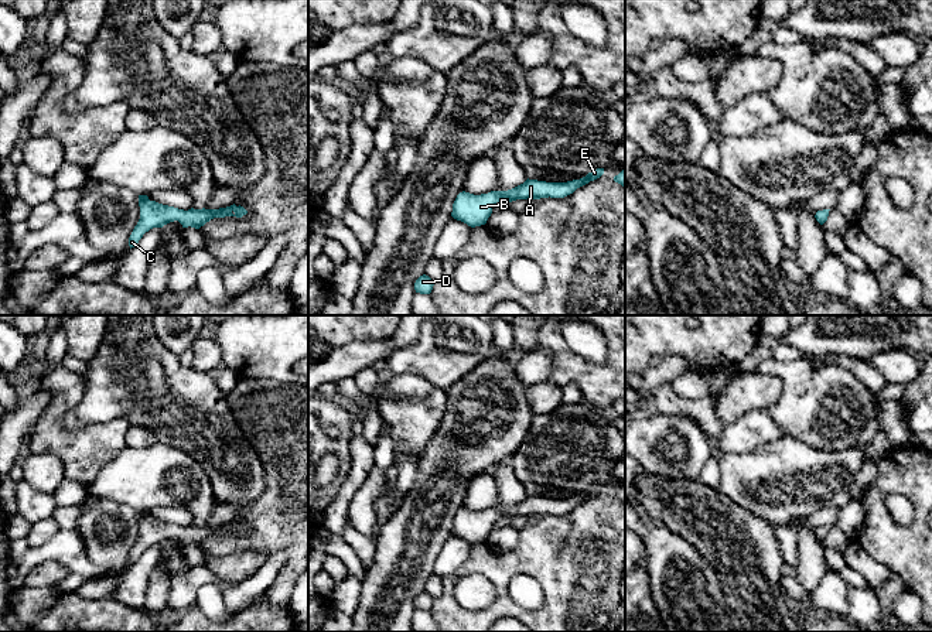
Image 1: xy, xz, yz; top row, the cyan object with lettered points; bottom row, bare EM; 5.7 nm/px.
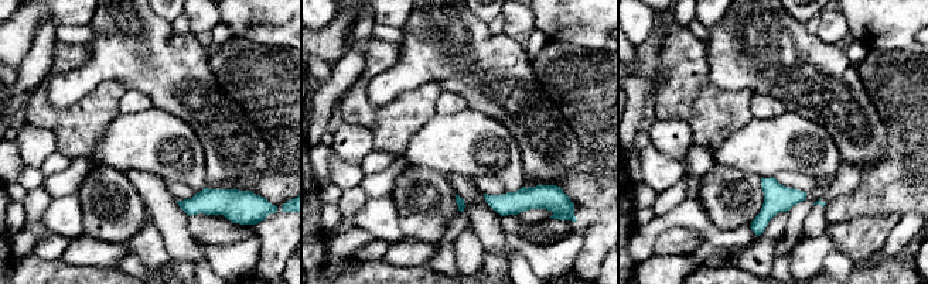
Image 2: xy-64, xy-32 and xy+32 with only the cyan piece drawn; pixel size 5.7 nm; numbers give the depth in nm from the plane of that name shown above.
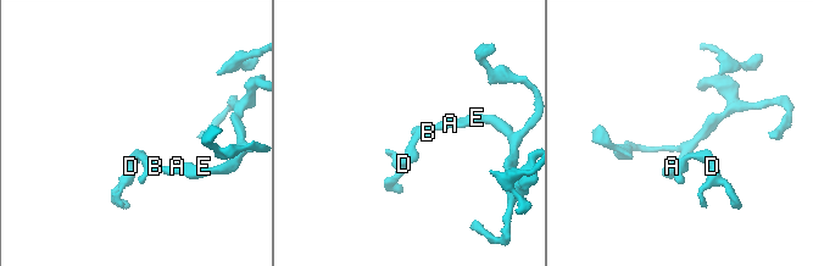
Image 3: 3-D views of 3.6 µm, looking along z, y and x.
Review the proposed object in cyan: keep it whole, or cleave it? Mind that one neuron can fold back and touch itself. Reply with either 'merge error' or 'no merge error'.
no merge error

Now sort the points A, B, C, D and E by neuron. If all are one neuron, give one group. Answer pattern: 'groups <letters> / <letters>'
groups A B C D E

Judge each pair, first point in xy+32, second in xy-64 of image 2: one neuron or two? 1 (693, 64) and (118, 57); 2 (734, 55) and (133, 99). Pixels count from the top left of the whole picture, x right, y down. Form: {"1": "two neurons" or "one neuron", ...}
{"1": "two neurons", "2": "two neurons"}

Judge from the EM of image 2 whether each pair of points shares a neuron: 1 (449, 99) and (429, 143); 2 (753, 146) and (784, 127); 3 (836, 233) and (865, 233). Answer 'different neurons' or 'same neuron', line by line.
1: different neurons
2: same neuron
3: same neuron

